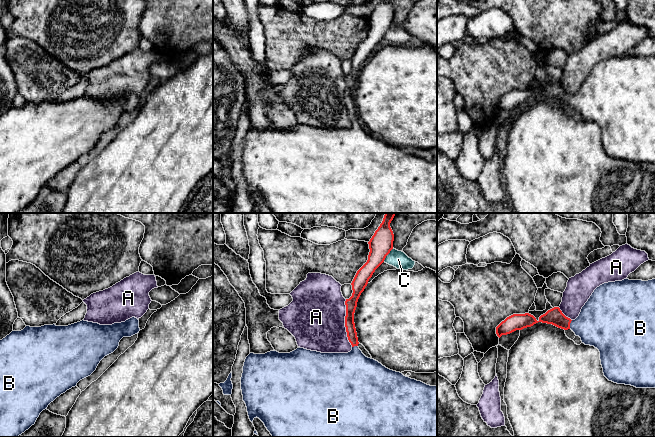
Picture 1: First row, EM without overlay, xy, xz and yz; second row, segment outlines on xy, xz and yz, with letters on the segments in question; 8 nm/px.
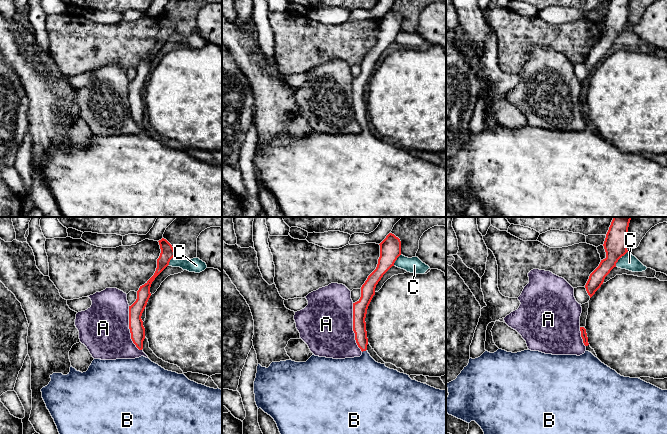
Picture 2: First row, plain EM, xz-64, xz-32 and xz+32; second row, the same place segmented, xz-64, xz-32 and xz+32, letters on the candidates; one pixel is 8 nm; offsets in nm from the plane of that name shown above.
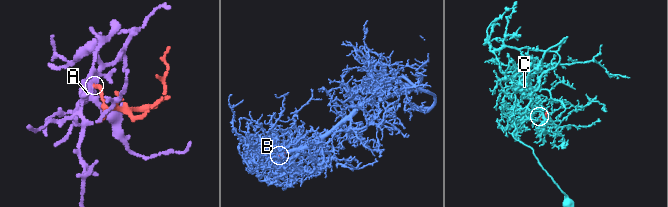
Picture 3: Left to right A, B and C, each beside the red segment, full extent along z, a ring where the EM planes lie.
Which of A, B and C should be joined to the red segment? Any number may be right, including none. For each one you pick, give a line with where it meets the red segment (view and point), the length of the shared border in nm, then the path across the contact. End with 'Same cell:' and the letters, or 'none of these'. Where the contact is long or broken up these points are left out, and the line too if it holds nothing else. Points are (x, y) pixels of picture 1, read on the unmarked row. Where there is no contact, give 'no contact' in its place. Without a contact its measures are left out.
B: contact yz (569, 100); length 80 nm; way yz (554, 92), (569, 100), (600, 99)
Same cell: B

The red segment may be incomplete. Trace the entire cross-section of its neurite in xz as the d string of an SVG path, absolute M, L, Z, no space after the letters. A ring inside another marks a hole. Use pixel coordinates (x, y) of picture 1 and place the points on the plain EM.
M380 0L368 18L367 38L357 47L351 61L352 72L346 75L345 103L352 121L348 129L321 129L297 124L290 129L270 127L250 129L244 138L241 153L243 177L251 198L259 194L272 213L437 213L437 162L390 146L378 137L366 133L358 123L354 89L358 75L375 46L393 25L394 10L390 0Z

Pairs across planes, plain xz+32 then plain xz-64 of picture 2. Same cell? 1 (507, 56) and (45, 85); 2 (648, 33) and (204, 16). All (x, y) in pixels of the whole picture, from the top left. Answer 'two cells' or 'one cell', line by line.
1: two cells
2: one cell

